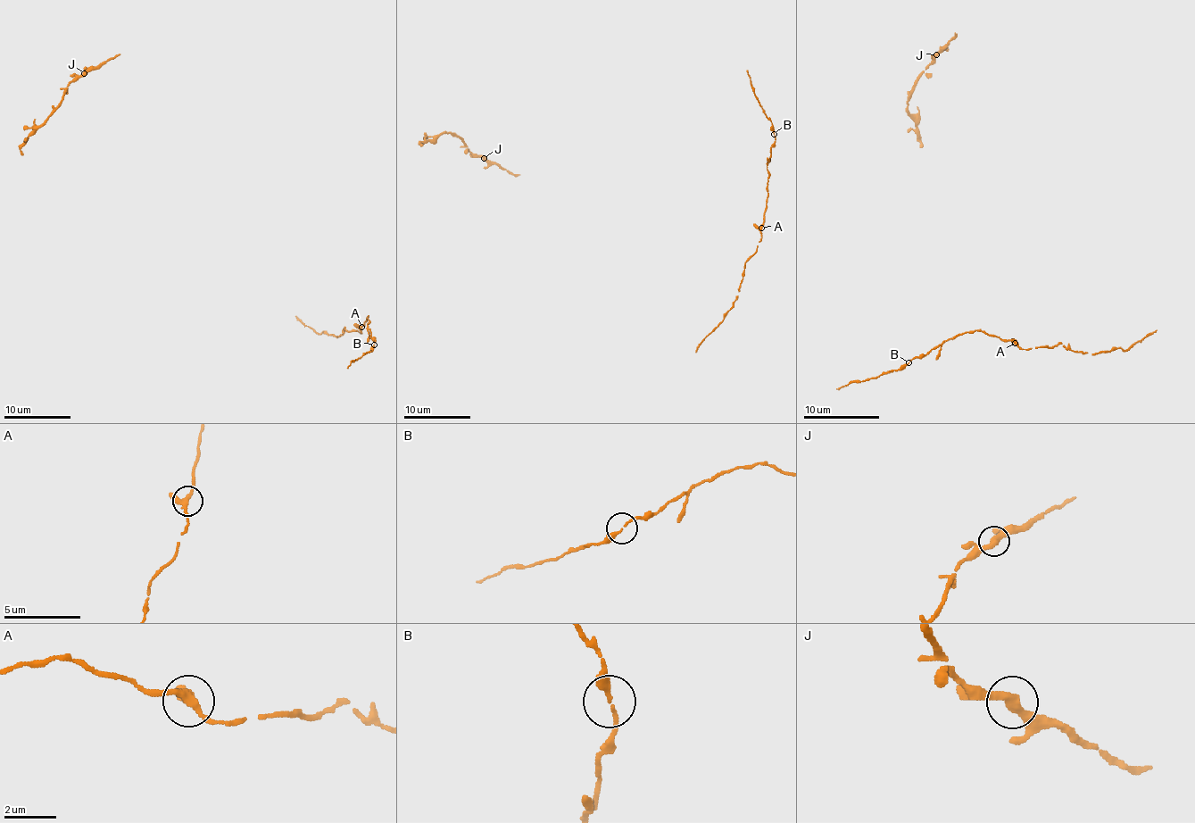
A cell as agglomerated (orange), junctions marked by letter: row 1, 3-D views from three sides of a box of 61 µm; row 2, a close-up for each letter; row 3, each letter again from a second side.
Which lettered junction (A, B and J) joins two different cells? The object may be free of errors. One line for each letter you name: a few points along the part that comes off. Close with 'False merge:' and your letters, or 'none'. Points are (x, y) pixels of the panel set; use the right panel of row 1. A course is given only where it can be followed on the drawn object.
False merge: none

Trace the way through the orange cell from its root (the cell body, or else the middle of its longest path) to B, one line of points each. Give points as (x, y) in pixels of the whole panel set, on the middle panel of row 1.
B: (753, 224), (759, 226), (765, 220), (768, 195), (767, 164), (775, 141), (773, 134)

